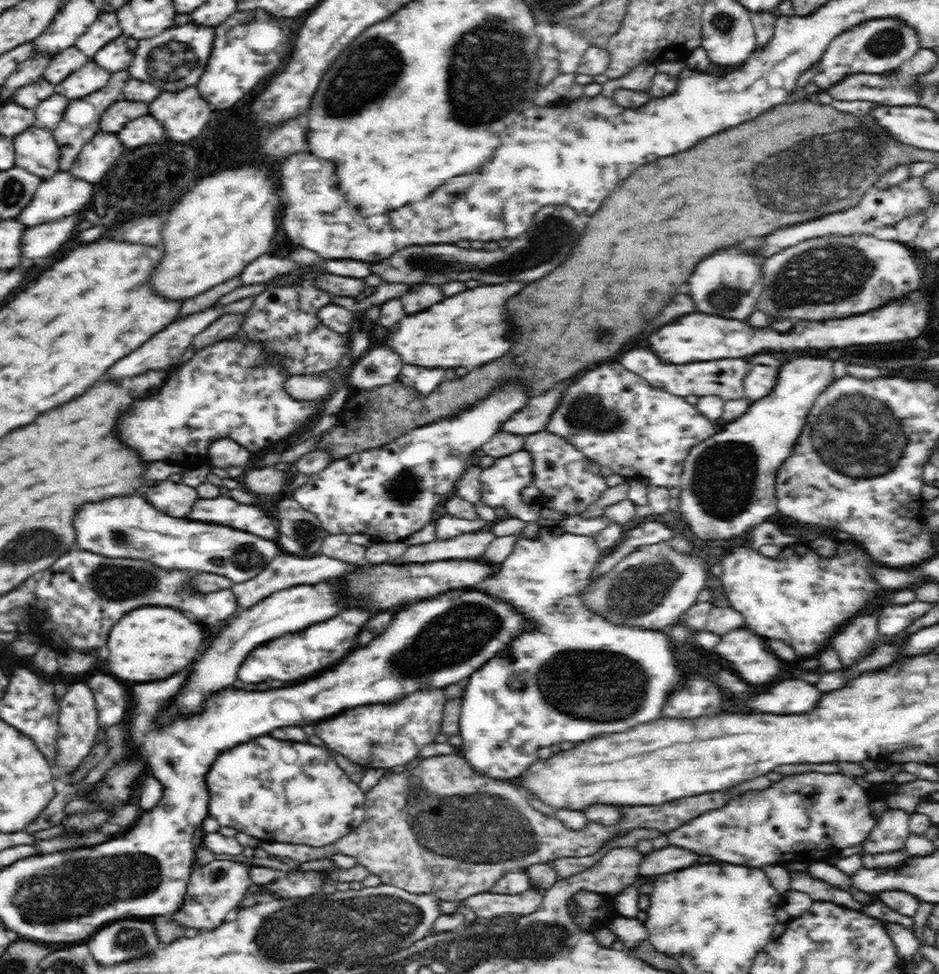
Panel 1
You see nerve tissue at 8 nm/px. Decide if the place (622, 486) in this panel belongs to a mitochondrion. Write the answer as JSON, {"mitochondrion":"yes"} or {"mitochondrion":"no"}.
{"mitochondrion":"no"}

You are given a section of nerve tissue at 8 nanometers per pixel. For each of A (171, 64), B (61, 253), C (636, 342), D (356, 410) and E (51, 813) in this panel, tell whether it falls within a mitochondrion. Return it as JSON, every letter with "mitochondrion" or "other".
{"A":"mitochondrion","B":"other","C":"other","D":"other","E":"other"}

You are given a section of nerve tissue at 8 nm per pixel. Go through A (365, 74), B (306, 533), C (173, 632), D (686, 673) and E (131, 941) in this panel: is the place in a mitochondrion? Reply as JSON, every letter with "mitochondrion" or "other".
{"A":"mitochondrion","B":"mitochondrion","C":"other","D":"other","E":"mitochondrion"}

